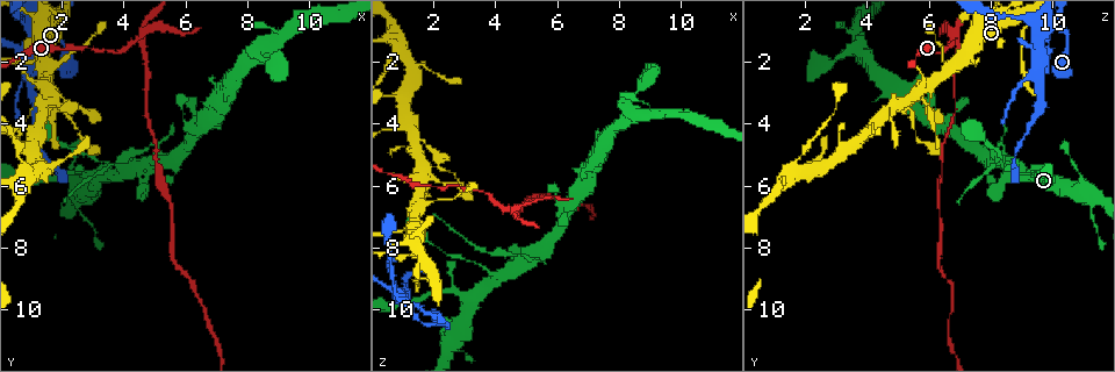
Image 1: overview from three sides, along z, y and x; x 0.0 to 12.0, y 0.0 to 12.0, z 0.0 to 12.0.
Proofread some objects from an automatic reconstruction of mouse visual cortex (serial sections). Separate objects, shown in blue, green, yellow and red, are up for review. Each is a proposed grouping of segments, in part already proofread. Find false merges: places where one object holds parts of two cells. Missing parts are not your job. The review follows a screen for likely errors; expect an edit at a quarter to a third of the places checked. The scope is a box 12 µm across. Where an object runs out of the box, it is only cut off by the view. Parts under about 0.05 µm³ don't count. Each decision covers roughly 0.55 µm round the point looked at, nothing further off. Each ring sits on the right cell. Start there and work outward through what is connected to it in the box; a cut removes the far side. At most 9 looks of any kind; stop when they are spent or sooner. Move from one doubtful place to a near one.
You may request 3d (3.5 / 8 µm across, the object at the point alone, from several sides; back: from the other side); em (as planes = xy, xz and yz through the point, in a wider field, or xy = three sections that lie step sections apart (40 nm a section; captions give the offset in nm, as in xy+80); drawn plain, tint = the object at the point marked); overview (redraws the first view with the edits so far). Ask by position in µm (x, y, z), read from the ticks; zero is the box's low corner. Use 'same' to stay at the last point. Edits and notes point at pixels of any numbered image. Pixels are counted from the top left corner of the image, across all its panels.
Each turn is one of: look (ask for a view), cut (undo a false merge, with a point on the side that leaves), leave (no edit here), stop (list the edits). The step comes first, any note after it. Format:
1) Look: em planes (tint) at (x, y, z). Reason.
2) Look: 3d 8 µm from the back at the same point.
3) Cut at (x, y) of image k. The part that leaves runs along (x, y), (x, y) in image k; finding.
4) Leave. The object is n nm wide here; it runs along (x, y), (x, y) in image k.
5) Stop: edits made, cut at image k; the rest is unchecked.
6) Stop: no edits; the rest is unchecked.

Look: 3d 3.5 µm at (0.9, 1.8, 9.6).

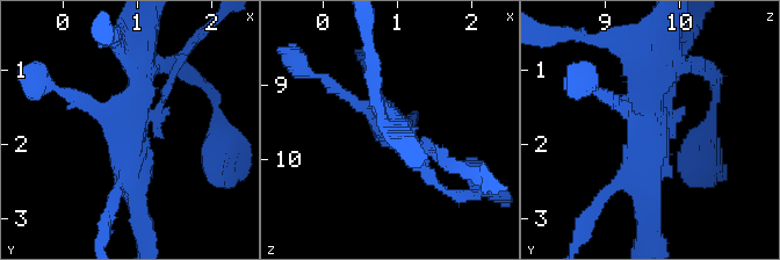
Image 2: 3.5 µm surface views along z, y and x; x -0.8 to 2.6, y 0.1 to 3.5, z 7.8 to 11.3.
Look: em xy step 2 (tint) at (0.90, 1.80, 9.55).

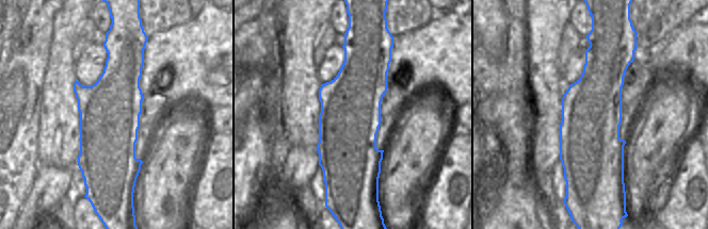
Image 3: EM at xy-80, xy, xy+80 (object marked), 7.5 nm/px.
Cut at (434, 153) of image 2. The part that leaves runs along (153, 112), (175, 65), (200, 34) in image 2; two cells meet here.

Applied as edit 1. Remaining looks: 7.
Look: 3d 8 µm at (4.5, 1.3, 6.8). Two arms in line, one across.

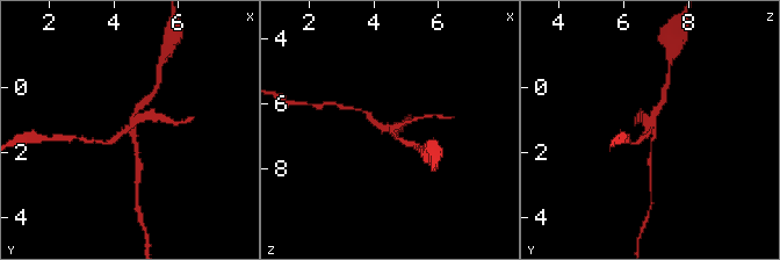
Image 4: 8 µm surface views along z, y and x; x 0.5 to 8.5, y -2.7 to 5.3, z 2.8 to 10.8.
Look: 3d 3.5 µm at (4.5, 1.2, 6.8). Closer look.

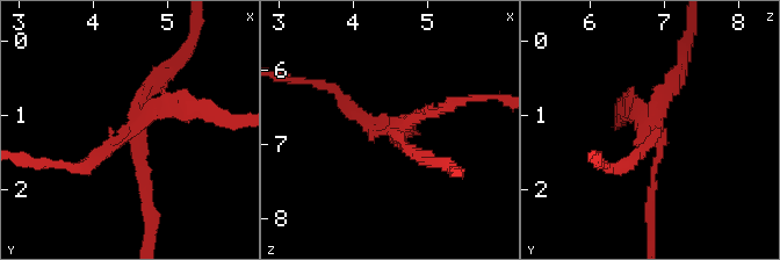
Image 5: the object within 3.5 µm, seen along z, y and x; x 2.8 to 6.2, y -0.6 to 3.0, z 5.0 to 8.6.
Look: em xy step 3 (tint) at (4.45, 1.25, 6.80).

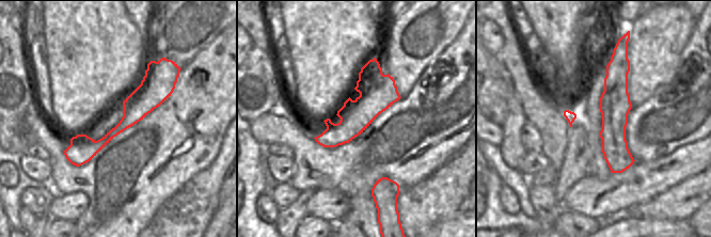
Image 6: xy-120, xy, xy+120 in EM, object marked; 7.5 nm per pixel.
Cut at (156, 73) of image 5. The part that leaves runs along (132, 138), (143, 171), (150, 242) in image 5; a second cell is stuck on.

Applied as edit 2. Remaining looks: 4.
Look: overview. See it whole again.

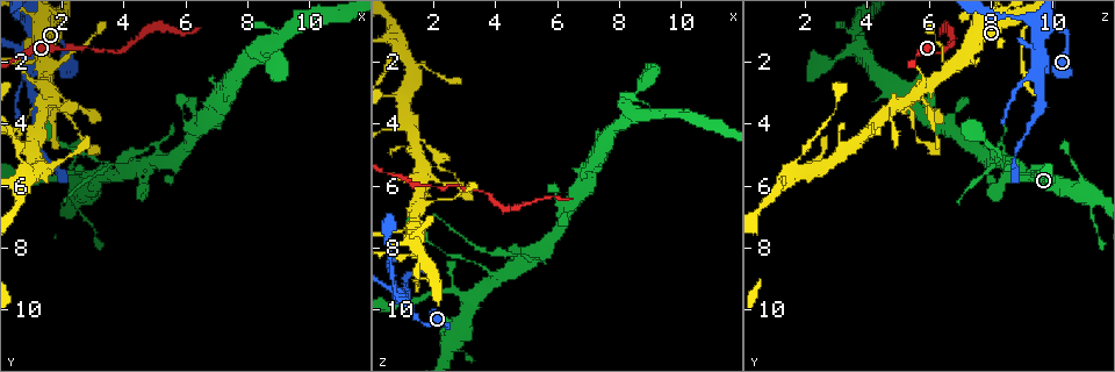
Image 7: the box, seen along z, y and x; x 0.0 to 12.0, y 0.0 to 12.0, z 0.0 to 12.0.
Look: 3d 3.5 µm from the back at (5.1, 5.2, 8.4). Sharp bend.

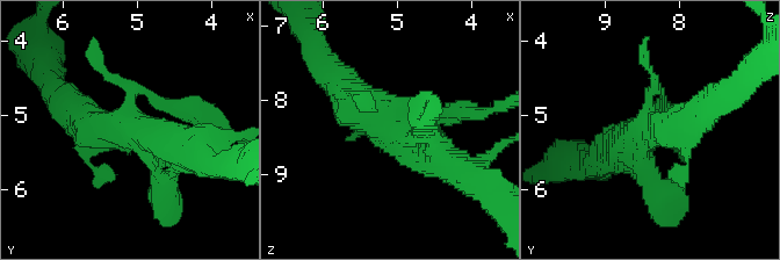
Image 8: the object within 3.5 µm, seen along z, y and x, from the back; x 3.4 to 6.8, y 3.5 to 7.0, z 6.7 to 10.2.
Look: em planes (plain) at (5.10, 5.20, 8.40).

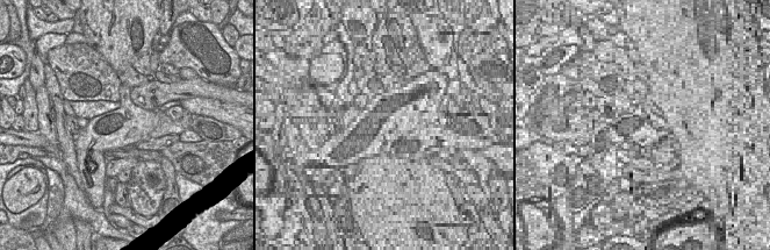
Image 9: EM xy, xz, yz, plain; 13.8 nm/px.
Look: em planes (tint) at the same point.

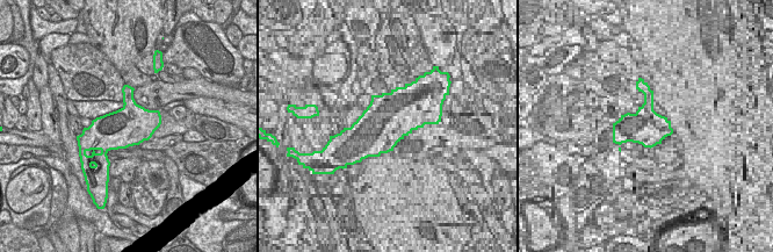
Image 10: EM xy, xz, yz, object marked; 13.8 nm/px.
Cut at (177, 106) of image 8. The part that leaves runs along (132, 98), (150, 91), (222, 127) in image 8; a second cell is stuck on.

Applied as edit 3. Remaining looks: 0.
Stop: edits made, cut at image 2, cut at image 5, cut at image 8; the rest is unchecked.

